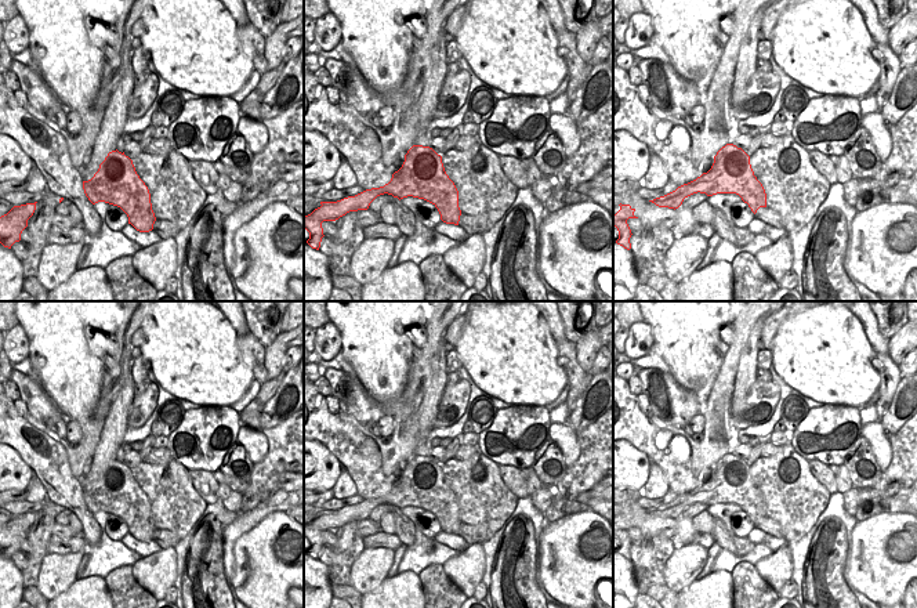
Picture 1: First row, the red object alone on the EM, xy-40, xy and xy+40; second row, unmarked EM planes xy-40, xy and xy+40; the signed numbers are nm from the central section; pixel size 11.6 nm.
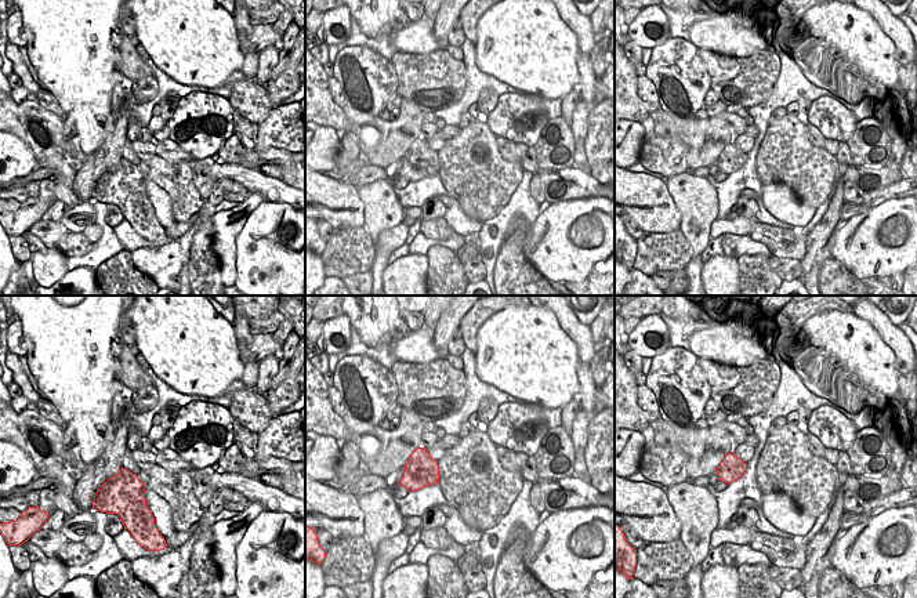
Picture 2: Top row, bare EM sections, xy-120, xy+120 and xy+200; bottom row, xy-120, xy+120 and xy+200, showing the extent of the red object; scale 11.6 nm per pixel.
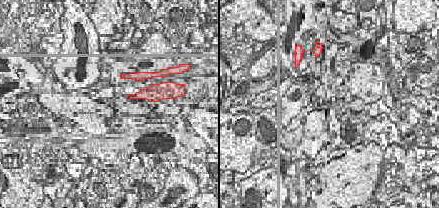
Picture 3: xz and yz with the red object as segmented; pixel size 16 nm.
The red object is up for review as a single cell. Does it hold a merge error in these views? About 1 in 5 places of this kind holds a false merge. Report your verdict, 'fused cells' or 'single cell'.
single cell

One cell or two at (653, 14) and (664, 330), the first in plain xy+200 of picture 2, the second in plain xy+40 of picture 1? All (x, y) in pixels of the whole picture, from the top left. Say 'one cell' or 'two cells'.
two cells

